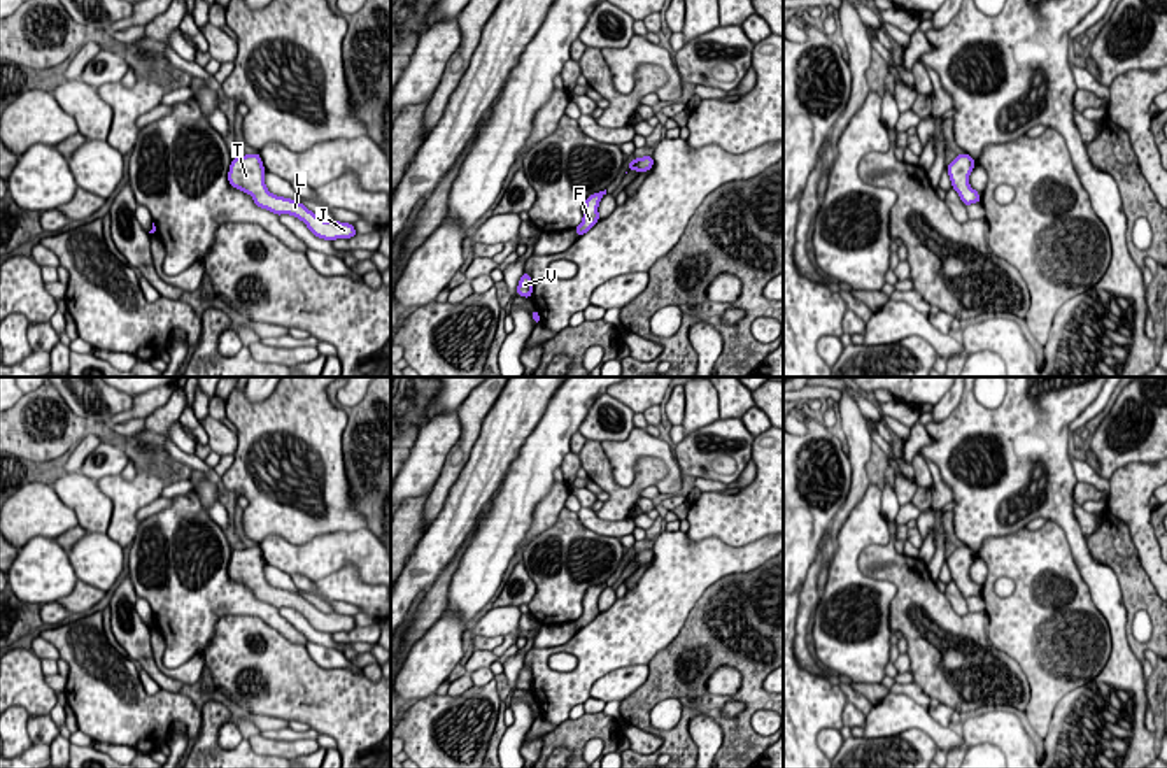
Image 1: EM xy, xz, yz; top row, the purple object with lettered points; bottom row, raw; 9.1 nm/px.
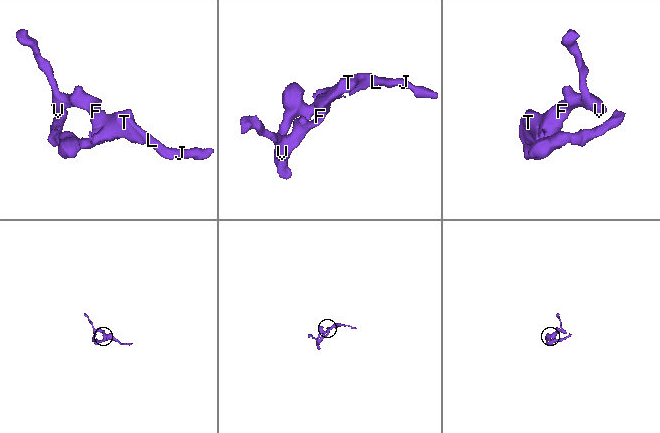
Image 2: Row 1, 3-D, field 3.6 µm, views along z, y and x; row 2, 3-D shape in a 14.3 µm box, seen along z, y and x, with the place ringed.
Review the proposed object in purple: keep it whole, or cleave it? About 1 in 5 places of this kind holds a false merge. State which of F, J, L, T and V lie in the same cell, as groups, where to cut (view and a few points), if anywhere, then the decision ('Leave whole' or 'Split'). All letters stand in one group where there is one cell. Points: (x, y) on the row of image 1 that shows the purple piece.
Groups: F J L T V. No split. Leave whole

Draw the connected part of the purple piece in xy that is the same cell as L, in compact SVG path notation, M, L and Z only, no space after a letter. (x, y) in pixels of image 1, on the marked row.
M259 153L231 158L228 182L252 196L254 203L277 216L289 214L307 224L307 228L319 238L336 240L356 237L356 228L350 223L324 221L308 210L298 200L277 196L268 191L265 184L265 167Z

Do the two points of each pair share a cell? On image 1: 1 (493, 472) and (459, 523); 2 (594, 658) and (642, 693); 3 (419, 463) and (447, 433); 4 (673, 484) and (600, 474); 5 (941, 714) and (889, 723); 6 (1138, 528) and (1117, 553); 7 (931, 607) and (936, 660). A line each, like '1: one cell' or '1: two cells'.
1: one cell
2: two cells
3: one cell
4: two cells
5: two cells
6: two cells
7: one cell

